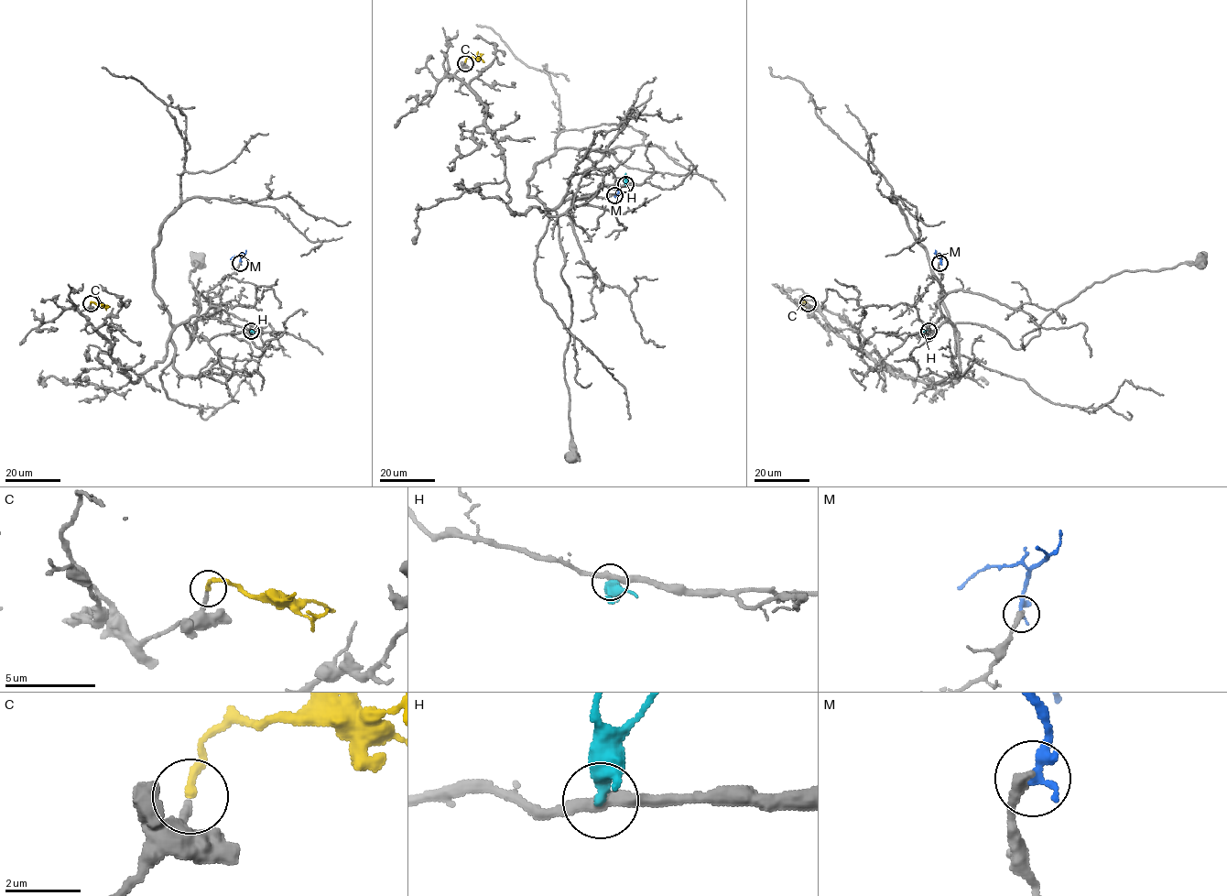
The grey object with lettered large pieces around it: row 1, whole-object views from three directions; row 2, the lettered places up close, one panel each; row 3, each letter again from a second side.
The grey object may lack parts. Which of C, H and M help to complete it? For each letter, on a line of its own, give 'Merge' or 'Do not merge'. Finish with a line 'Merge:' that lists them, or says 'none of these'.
C: Merge
H: Do not merge
M: Do not merge
Merge: C

